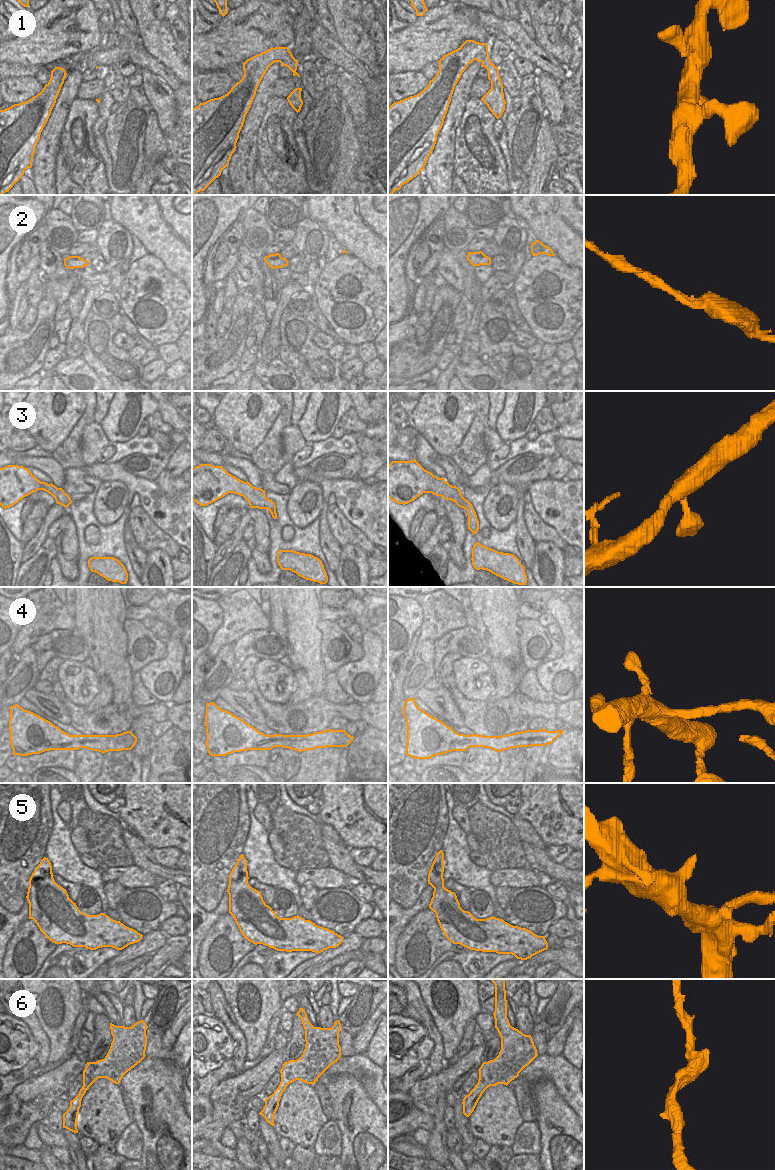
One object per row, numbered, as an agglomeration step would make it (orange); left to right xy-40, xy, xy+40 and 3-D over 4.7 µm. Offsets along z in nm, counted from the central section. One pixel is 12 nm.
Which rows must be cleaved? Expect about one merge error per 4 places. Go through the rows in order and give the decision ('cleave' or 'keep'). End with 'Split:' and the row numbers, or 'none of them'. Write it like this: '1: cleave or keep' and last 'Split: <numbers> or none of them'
1: keep
2: keep
3: keep
4: keep
5: keep
6: keep
Split: none of them

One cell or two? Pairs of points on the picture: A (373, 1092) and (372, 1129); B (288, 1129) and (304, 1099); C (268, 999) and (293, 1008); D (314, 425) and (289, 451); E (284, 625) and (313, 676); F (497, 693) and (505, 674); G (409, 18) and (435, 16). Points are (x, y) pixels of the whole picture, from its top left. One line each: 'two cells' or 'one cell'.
A: two cells
B: one cell
C: two cells
D: two cells
E: one cell
F: one cell
G: two cells

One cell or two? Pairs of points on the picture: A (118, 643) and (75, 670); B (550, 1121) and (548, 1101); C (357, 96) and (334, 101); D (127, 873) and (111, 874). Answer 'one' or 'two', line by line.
A: two
B: one
C: two
D: one

